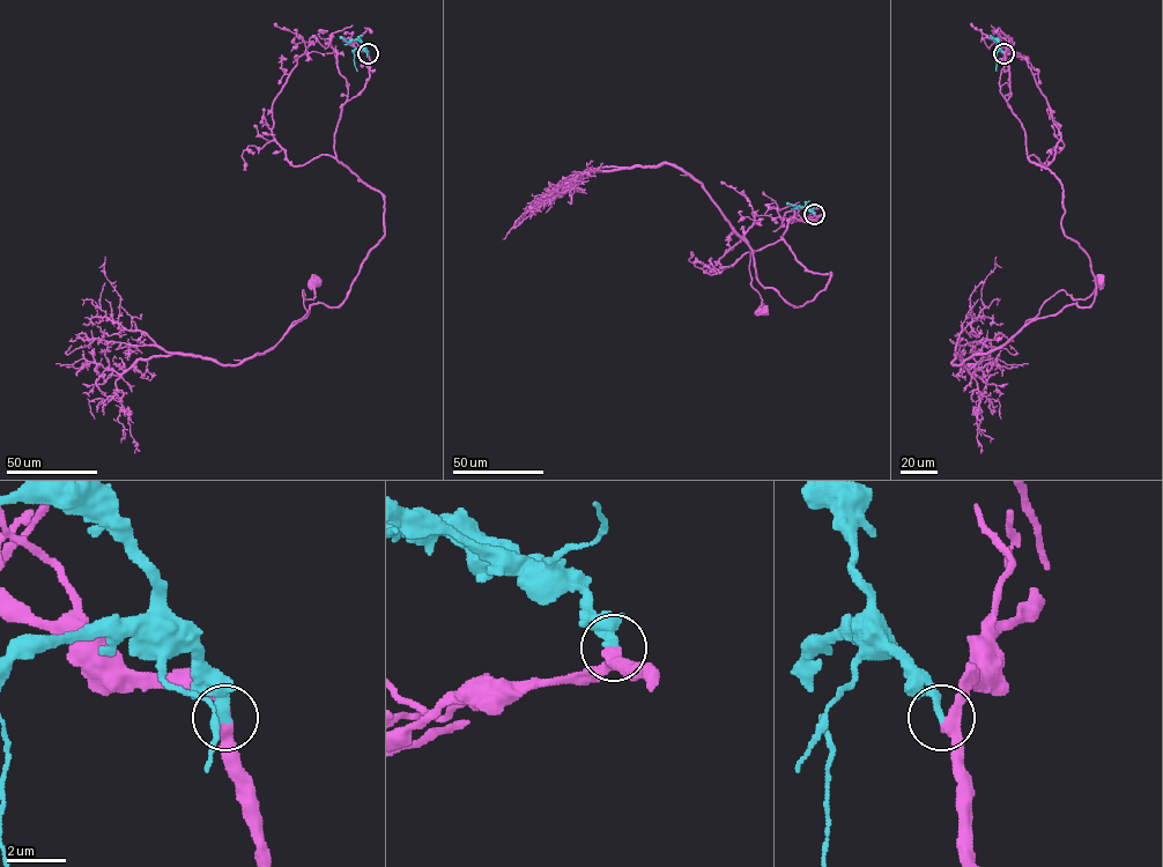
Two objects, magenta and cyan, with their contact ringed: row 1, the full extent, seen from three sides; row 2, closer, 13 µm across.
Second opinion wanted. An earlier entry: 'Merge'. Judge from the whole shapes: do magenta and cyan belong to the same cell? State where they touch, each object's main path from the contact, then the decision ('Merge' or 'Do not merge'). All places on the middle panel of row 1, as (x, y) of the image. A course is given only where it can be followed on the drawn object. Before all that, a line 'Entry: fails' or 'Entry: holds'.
Entry: holds
Place: (814, 214). Course of magenta: (815, 215), (782, 237), (807, 269), (830, 273), (827, 286), (790, 305), (760, 281), (749, 246), (762, 310). Course of cyan: (815, 215), (800, 207), (804, 207). Merge

